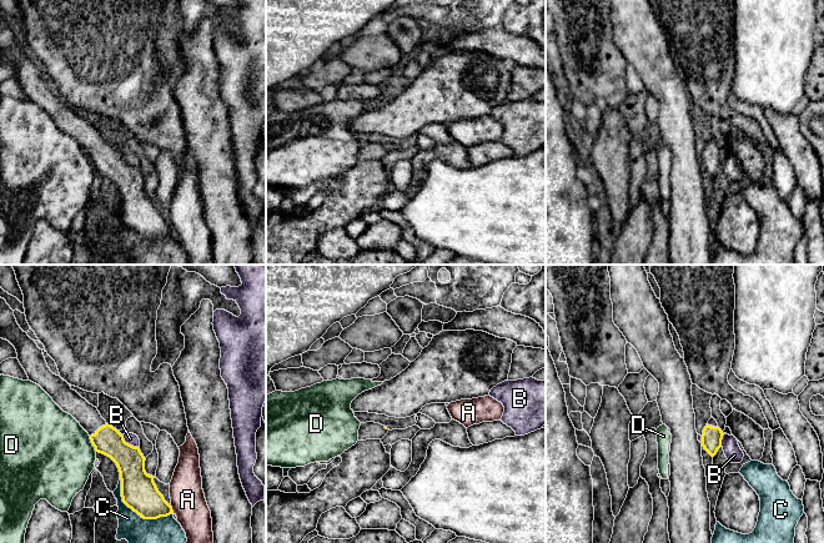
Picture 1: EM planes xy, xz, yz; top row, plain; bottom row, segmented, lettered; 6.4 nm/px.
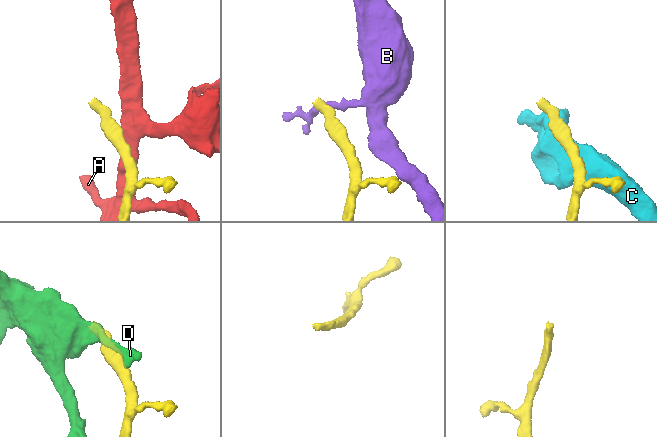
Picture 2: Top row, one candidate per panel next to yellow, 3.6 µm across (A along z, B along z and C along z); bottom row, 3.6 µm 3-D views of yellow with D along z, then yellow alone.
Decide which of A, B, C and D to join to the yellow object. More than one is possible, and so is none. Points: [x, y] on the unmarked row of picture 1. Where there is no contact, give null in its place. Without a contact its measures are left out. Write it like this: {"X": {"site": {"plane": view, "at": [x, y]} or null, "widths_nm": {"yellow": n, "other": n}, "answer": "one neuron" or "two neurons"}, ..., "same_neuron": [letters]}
{"A": {"site": {"plane": "xy", "at": [171, 230]}, "widths_nm": {"yellow": 240, "other": 220}, "answer": "two neurons"}, "B": {"site": {"plane": "xy", "at": [127, 164]}, "widths_nm": {"yellow": 180, "other": 70}, "answer": "two neurons"}, "C": {"site": {"plane": "xy", "at": [136, 232]}, "widths_nm": {"yellow": 240, "other": 320}, "answer": "two neurons"}, "D": {"site": {"plane": "xy", "at": [93, 164]}, "widths_nm": {"yellow": 180, "other": 480}, "answer": "two neurons"}, "same_neuron": []}

